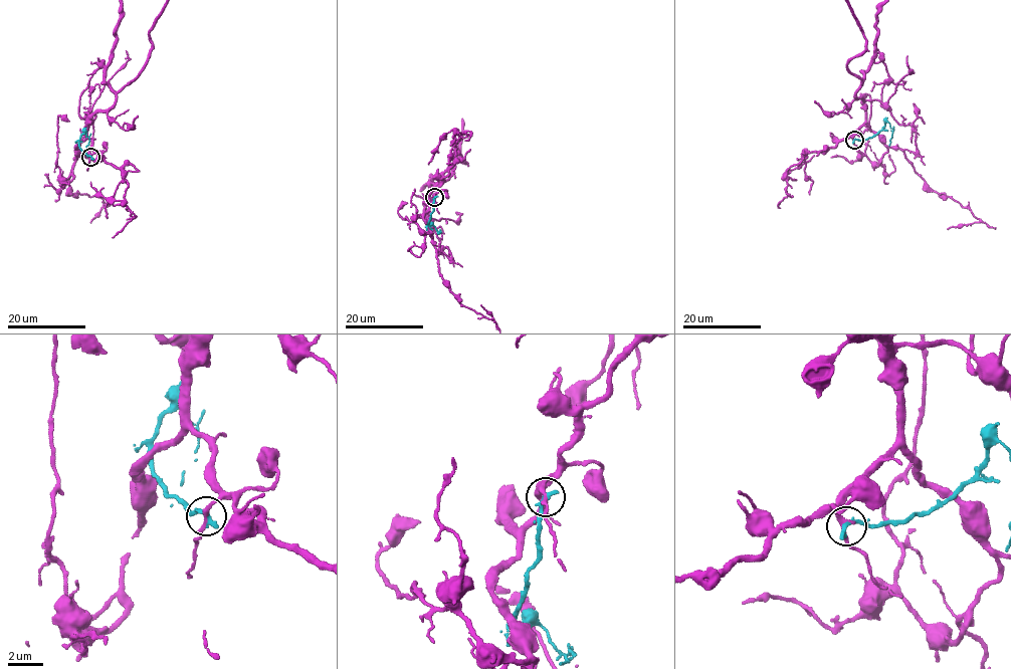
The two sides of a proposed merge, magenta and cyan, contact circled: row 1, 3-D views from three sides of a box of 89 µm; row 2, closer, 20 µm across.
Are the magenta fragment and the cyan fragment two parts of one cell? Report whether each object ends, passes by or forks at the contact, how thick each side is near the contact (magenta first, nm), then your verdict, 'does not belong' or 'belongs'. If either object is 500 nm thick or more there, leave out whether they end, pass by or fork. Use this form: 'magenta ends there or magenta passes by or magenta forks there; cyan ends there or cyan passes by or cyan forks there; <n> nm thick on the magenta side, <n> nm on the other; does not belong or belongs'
magenta passes by; cyan ends there; 240 nm thick on the magenta side, 360 nm on the other; does not belong

